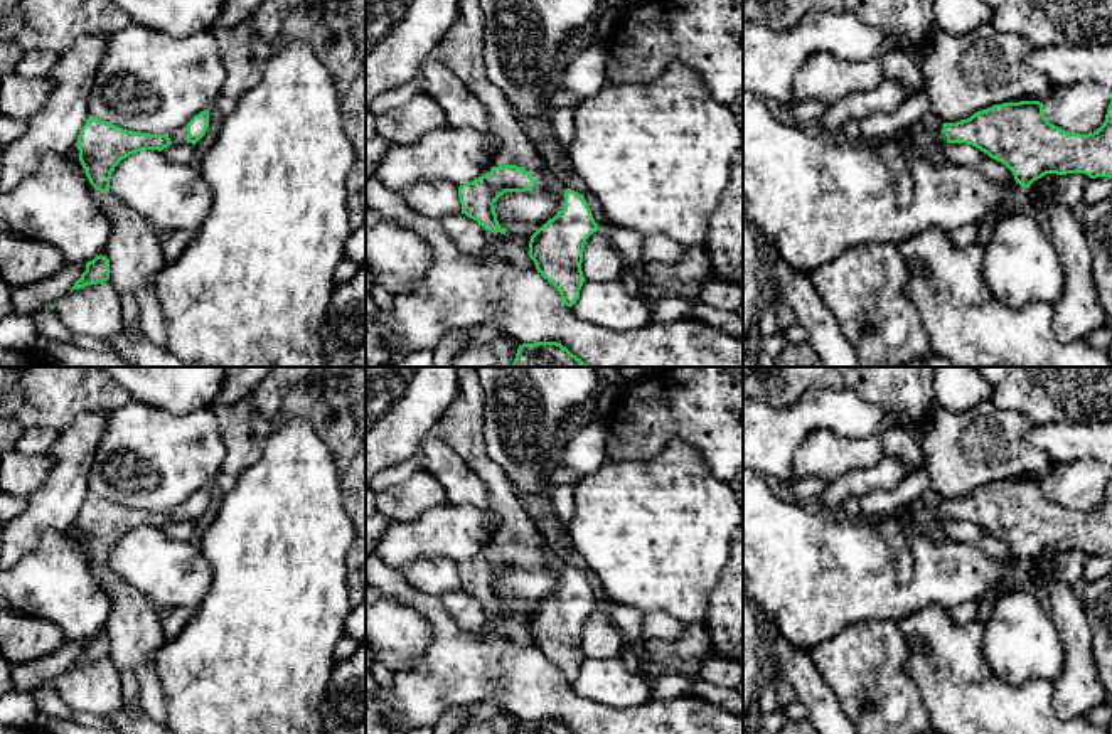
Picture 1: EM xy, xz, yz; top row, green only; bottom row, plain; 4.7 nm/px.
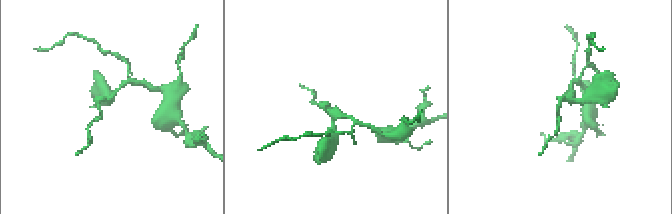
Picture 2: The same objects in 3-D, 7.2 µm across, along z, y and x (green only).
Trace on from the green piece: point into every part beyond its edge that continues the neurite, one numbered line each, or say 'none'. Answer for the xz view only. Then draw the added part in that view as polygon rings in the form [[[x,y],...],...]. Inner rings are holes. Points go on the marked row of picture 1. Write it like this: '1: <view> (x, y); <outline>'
1: xz (462, 51); [[[458,0],[458,8],[458,22],[431,51],[431,59],[445,64],[485,106],[490,130],[500,143],[494,165],[517,165],[529,172],[534,180],[546,180],[548,190],[558,200],[558,210],[563,210],[566,187],[546,167],[536,143],[519,123],[504,93],[485,76],[484,13],[480,2]]]

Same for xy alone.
1: xy (177, 137); [[[184,125],[184,126],[177,128],[175,131],[172,131],[172,133],[168,135],[168,138],[170,138],[170,141],[172,141],[174,145],[187,143],[187,125]]]

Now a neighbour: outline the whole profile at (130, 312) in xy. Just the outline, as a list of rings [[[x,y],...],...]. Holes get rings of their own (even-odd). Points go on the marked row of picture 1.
[[[123,295],[121,296],[121,318],[123,318],[123,327],[131,333],[135,333],[136,328],[142,325],[140,306],[136,303],[135,295]]]

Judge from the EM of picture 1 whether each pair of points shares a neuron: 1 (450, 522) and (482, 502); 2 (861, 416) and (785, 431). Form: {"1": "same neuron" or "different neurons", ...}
{"1": "different neurons", "2": "same neuron"}

